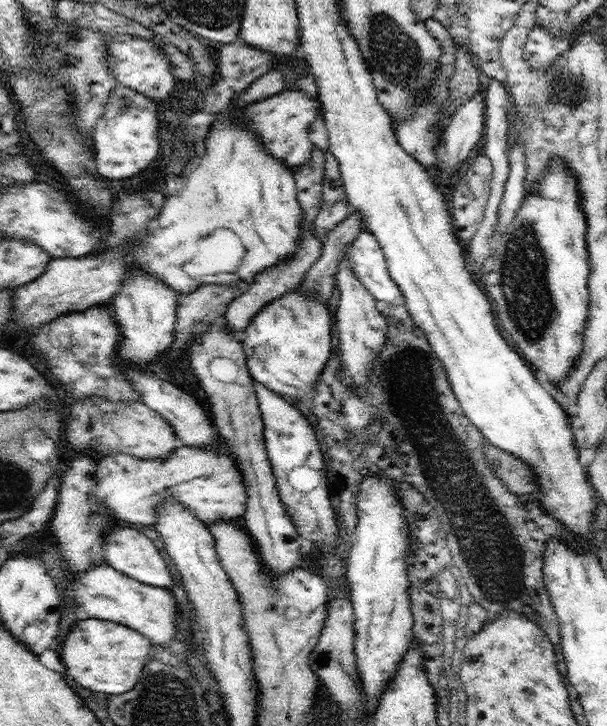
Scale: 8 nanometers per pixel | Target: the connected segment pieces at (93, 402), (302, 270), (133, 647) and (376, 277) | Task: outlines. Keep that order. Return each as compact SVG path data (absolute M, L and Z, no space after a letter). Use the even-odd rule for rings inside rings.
M90 396L72 405L66 419L63 433L69 445L77 454L90 453L94 459L126 453L143 460L153 460L168 456L178 447L172 425L141 400L124 400L118 404L108 398Z
M312 230L312 232L302 231L300 241L297 256L293 260L282 262L282 265L256 274L254 280L252 280L252 284L245 287L240 294L230 301L223 315L223 323L230 333L242 335L249 326L249 322L253 320L253 317L256 316L258 311L262 310L266 304L270 304L270 300L276 300L276 298L280 298L282 294L288 294L288 292L292 292L294 288L300 286L302 277L306 275L306 271L310 269L310 265L321 256L322 240L316 236L316 230Z
M82 620L72 626L68 640L62 648L66 672L84 688L106 694L122 694L134 688L148 662L152 642L140 632L110 620Z
M364 230L358 234L349 246L349 258L352 271L379 303L390 303L394 298L400 296L398 285L390 278L383 251L380 249L377 238L371 232Z

